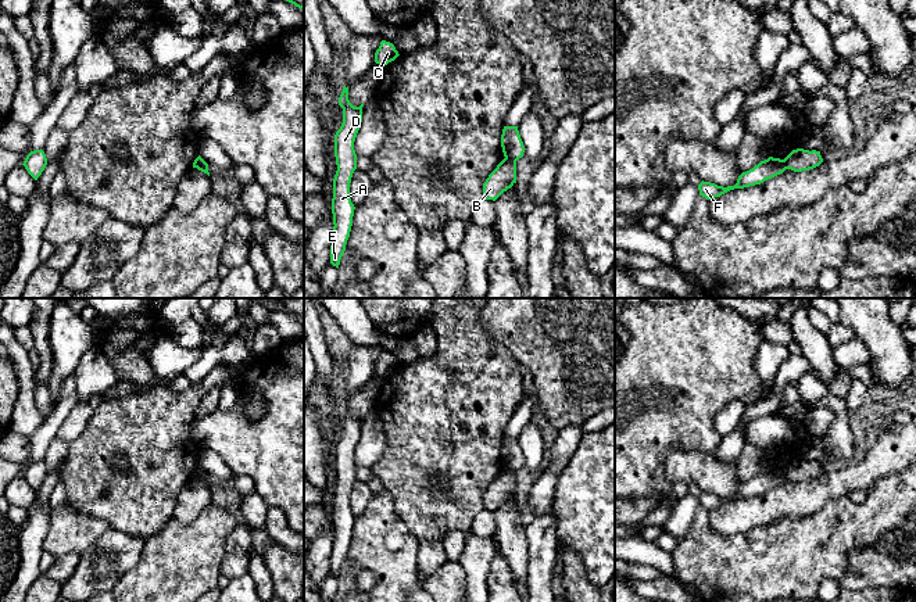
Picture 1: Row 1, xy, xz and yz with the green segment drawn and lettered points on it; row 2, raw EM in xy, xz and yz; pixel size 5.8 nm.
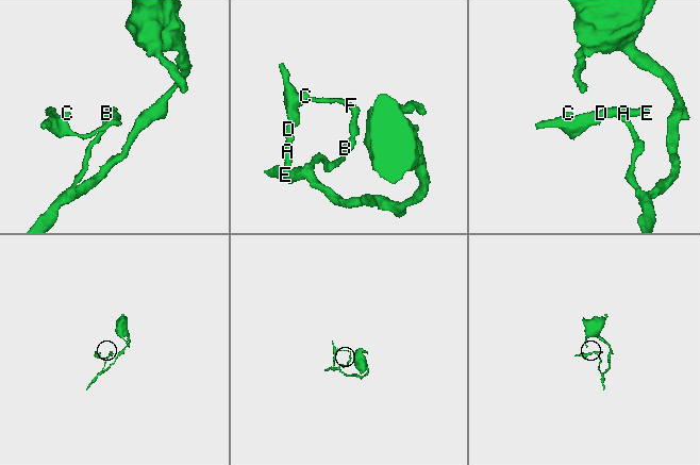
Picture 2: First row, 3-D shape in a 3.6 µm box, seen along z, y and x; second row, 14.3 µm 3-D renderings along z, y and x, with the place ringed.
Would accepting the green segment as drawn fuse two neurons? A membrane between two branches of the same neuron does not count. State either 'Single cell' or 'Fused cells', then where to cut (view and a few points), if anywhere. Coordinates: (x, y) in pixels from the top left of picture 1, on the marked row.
Fused cells. Split along xz (505, 157), (515, 162)

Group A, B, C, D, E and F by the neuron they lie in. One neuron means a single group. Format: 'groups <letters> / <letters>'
groups A C D E F / B

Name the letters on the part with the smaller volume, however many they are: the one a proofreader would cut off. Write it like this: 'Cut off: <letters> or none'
Cut off: A, C, D, E, F

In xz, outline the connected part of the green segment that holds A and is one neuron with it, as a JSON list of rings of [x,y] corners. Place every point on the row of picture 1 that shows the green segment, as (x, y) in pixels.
[[[343,87],[339,97],[339,105],[343,108],[343,123],[334,135],[334,157],[337,171],[333,179],[333,240],[330,246],[330,264],[336,268],[346,251],[346,244],[350,237],[354,204],[350,198],[350,183],[354,171],[357,169],[357,154],[354,141],[362,122],[362,107],[354,107],[348,100],[348,87]]]

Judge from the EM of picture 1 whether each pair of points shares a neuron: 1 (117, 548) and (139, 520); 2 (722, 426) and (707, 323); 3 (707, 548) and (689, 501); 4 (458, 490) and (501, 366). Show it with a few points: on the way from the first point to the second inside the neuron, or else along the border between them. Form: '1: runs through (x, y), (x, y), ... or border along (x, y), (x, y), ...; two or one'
1: border along (110, 526), (140, 536), (145, 540); two
2: border along (745, 400), (716, 414), (721, 436); two
3: border along (698, 505), (690, 530), (677, 541); two
4: runs through (458, 459), (458, 443), (471, 430), (471, 397); one

